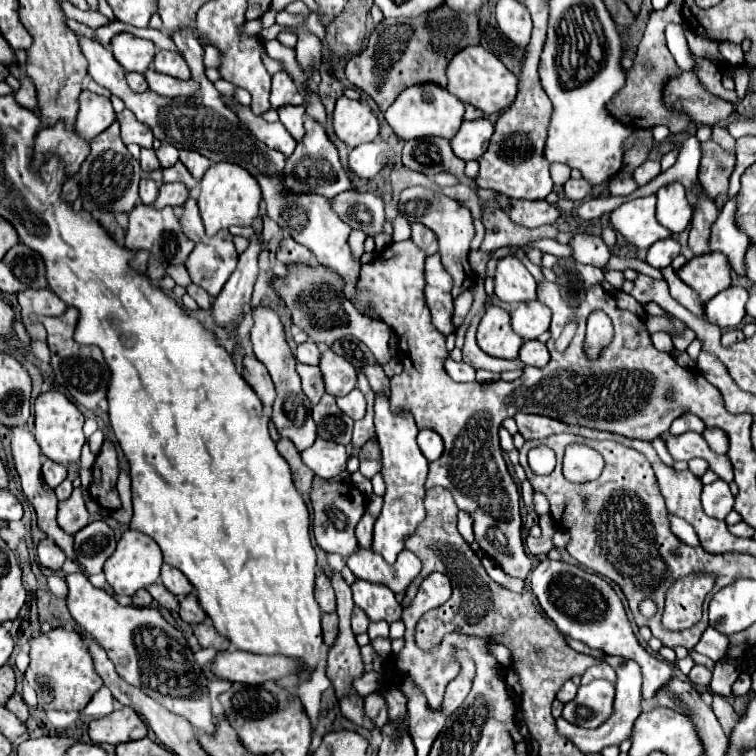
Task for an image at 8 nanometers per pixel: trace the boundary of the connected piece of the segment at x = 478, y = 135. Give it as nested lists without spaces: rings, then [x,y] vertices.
[[[487,116],[477,120],[463,120],[459,132],[451,140],[451,148],[465,162],[477,160],[487,150],[491,134],[493,134],[493,122]]]

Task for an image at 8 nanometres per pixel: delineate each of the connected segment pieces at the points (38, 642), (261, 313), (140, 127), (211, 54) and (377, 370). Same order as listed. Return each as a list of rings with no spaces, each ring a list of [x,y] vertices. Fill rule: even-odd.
[[[53,628],[47,634],[39,634],[31,640],[31,664],[25,672],[25,680],[37,692],[39,706],[43,710],[63,710],[81,712],[93,694],[103,686],[103,680],[93,670],[93,660],[81,636],[71,628]]]
[[[257,304],[257,306],[253,306],[253,320],[255,320],[255,324],[251,328],[253,352],[265,364],[265,368],[269,370],[269,374],[273,378],[273,384],[277,388],[277,398],[275,398],[275,404],[273,404],[273,416],[271,418],[273,418],[277,430],[279,430],[279,434],[291,438],[295,448],[301,452],[315,442],[317,432],[315,432],[315,422],[311,418],[311,402],[303,394],[299,374],[295,370],[295,356],[289,350],[285,330],[283,330],[283,324],[281,324],[281,318],[279,318],[277,310],[267,308],[265,304]]]
[[[125,108],[121,114],[117,114],[117,120],[121,124],[121,140],[125,144],[135,142],[141,148],[151,148],[151,144],[153,144],[153,132],[149,130],[149,126],[141,124],[131,110]]]
[[[207,46],[205,48],[205,66],[209,66],[209,68],[219,68],[219,64],[221,64],[221,50],[219,48],[215,48],[215,46]]]
[[[366,364],[363,366],[363,372],[365,376],[367,376],[367,380],[371,388],[373,388],[373,392],[379,392],[381,388],[389,386],[389,380],[387,380],[387,376],[383,374],[383,368],[381,365]]]

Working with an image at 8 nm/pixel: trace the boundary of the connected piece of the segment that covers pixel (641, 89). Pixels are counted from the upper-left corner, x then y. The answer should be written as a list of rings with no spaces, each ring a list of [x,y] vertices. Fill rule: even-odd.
[[[669,4],[665,10],[659,10],[659,12],[651,14],[651,18],[647,22],[647,28],[645,28],[645,34],[643,34],[643,40],[637,46],[637,54],[633,58],[633,66],[629,70],[625,70],[627,82],[607,102],[609,114],[613,114],[613,118],[617,118],[621,124],[625,124],[629,128],[637,130],[637,128],[653,128],[653,126],[665,124],[671,130],[671,134],[679,134],[679,132],[683,132],[689,126],[687,116],[677,114],[677,112],[669,112],[663,106],[663,96],[661,96],[665,80],[681,72],[677,68],[677,64],[675,64],[675,60],[673,60],[667,44],[665,44],[665,36],[663,36],[665,24],[669,24],[669,22],[683,22],[683,18],[681,18],[681,6]]]

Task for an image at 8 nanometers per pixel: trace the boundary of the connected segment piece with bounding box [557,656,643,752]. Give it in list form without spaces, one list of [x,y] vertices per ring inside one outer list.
[[[607,656],[605,658],[607,664],[613,666],[613,670],[617,672],[617,696],[615,696],[615,712],[613,718],[609,718],[609,722],[605,722],[603,726],[595,728],[595,730],[587,730],[587,728],[579,728],[571,722],[567,722],[565,718],[557,720],[557,728],[559,734],[569,738],[575,746],[579,746],[581,752],[601,752],[605,746],[621,746],[621,742],[631,738],[633,732],[633,722],[637,720],[637,716],[643,710],[643,698],[641,698],[641,670],[633,660],[625,660],[625,658],[617,658],[617,656]]]

